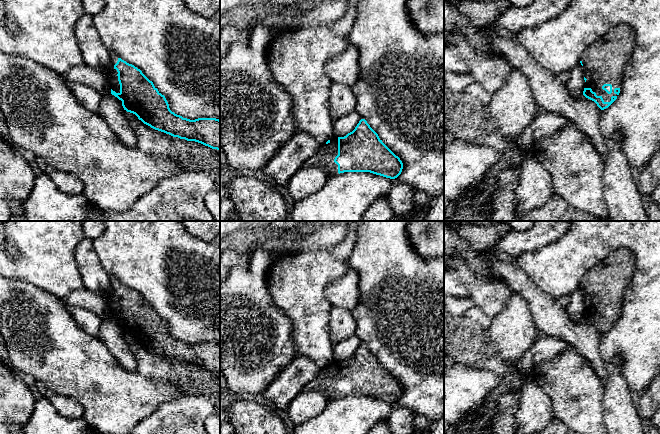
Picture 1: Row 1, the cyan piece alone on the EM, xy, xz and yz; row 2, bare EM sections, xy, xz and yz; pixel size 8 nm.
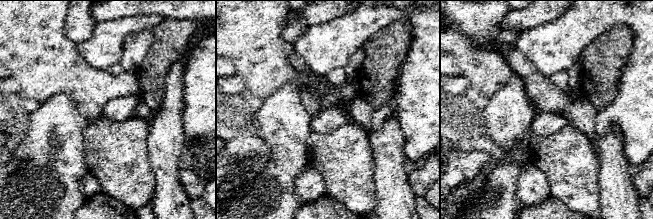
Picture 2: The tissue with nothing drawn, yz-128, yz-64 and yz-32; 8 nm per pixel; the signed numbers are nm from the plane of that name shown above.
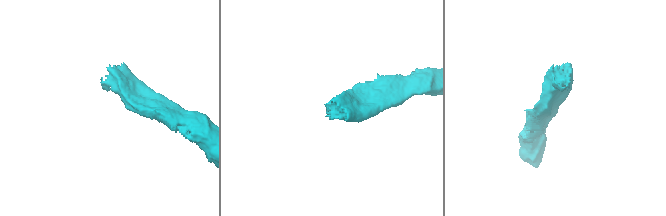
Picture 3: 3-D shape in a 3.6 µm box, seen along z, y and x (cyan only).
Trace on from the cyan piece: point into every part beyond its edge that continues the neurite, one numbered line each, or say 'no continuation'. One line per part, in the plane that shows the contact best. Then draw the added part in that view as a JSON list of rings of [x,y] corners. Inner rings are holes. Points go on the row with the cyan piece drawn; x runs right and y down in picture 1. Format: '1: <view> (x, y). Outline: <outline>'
1: yz (604, 62). Outline: [[[621,24],[611,29],[605,36],[600,37],[592,45],[590,45],[583,53],[580,60],[583,64],[584,77],[587,79],[584,88],[591,88],[597,96],[601,96],[603,98],[604,102],[610,102],[612,96],[618,96],[614,93],[614,89],[621,88],[622,77],[624,75],[626,65],[632,57],[635,40],[636,37],[634,29],[630,25]],[[604,84],[612,85],[611,94],[608,94],[602,89]]]

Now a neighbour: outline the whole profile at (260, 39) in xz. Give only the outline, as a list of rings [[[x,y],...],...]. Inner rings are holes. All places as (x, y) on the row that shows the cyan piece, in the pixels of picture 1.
[[[259,28],[252,30],[249,40],[252,50],[265,55],[269,45],[279,40],[277,37],[282,30],[280,28]]]

